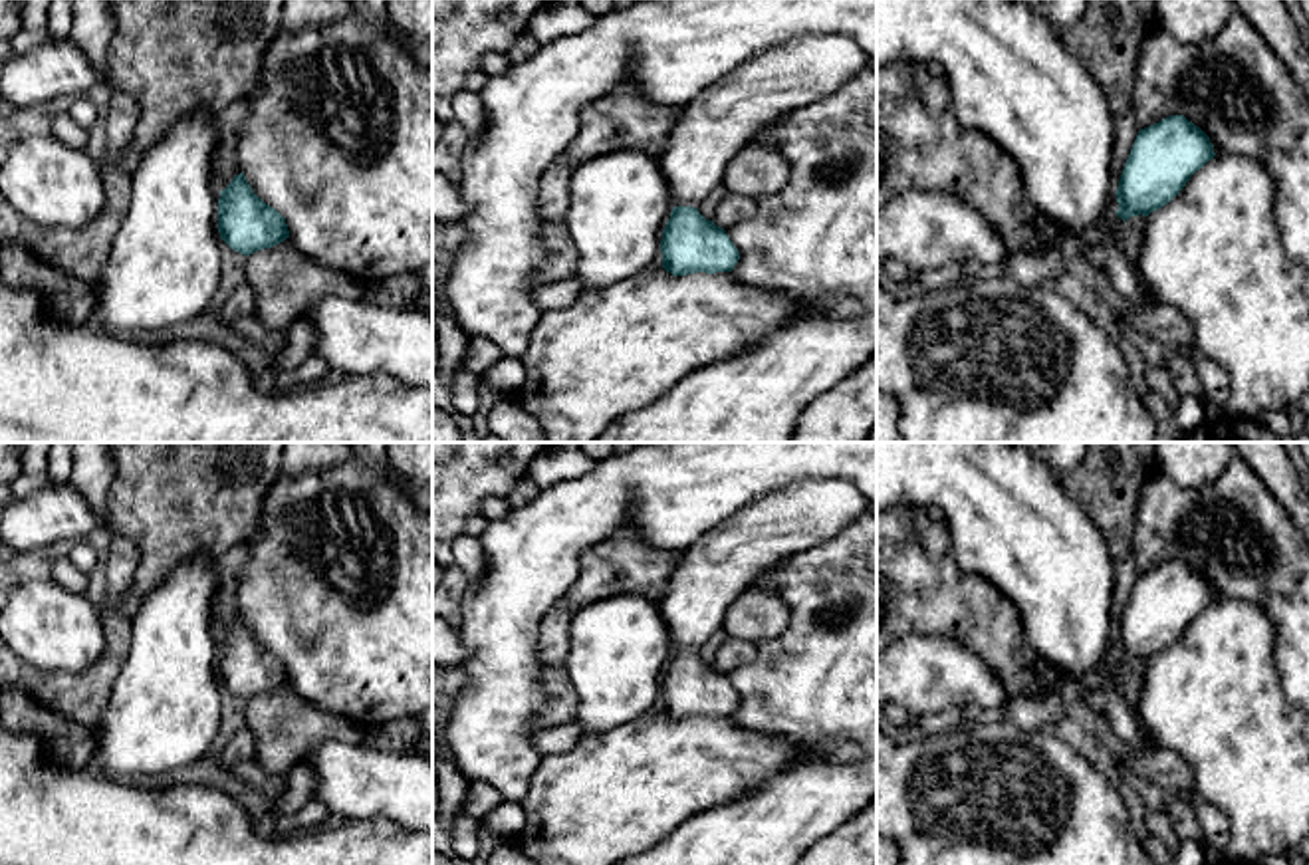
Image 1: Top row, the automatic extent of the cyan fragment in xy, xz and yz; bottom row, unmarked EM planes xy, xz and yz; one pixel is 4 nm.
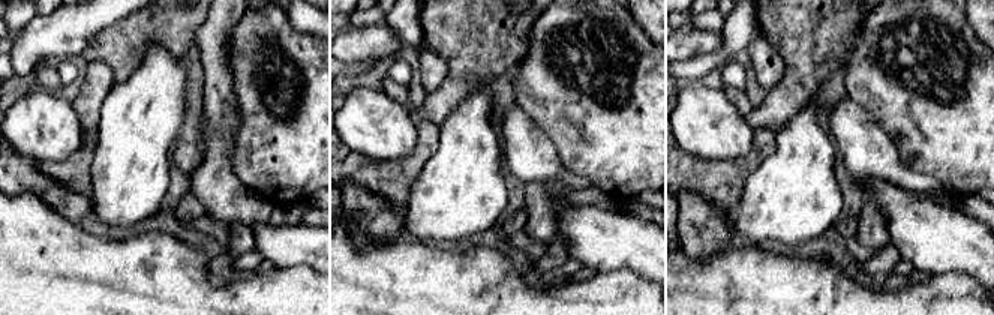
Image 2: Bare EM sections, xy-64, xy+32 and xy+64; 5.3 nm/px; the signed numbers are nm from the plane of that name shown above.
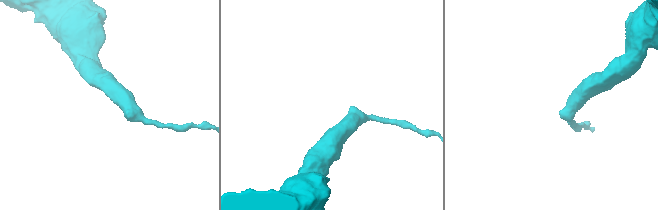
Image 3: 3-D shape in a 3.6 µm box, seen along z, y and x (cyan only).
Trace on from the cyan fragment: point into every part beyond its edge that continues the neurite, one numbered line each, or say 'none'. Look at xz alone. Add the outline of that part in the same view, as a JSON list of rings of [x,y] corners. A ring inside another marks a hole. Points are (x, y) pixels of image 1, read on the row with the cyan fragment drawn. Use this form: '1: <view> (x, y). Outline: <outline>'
1: xz (792, 74). Outline: [[[805,34],[774,44],[708,85],[682,107],[658,153],[674,206],[698,208],[758,129],[833,97],[867,63],[865,50],[845,34]]]

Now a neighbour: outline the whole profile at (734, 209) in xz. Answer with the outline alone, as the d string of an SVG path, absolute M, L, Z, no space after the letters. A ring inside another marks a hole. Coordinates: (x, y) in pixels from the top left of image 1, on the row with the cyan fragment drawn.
M728 192L724 200L716 206L714 224L720 228L730 228L744 222L756 214L758 202L752 196L742 196Z

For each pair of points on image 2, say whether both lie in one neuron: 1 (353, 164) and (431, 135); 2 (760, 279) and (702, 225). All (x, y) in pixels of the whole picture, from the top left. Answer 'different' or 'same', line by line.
1: same
2: different

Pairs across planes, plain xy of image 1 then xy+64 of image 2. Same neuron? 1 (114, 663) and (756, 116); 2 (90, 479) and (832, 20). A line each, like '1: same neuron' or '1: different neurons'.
1: different neurons
2: different neurons

